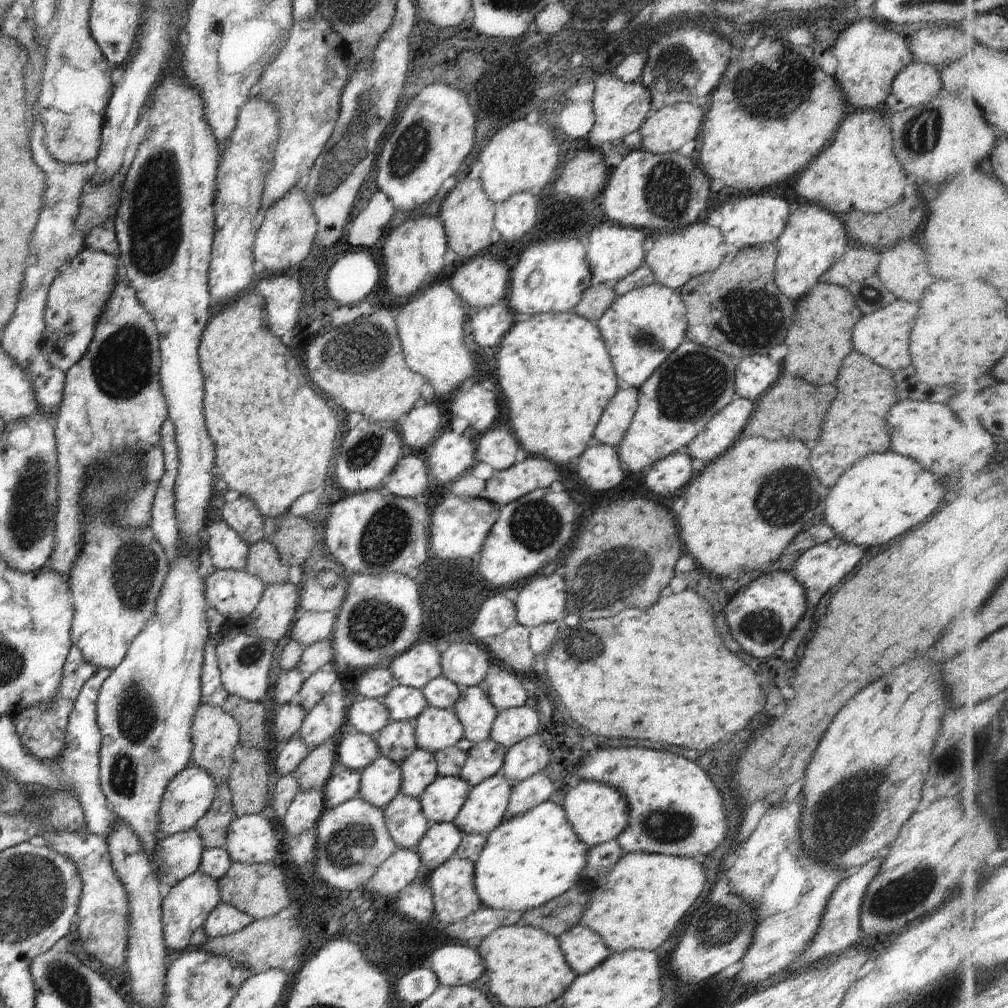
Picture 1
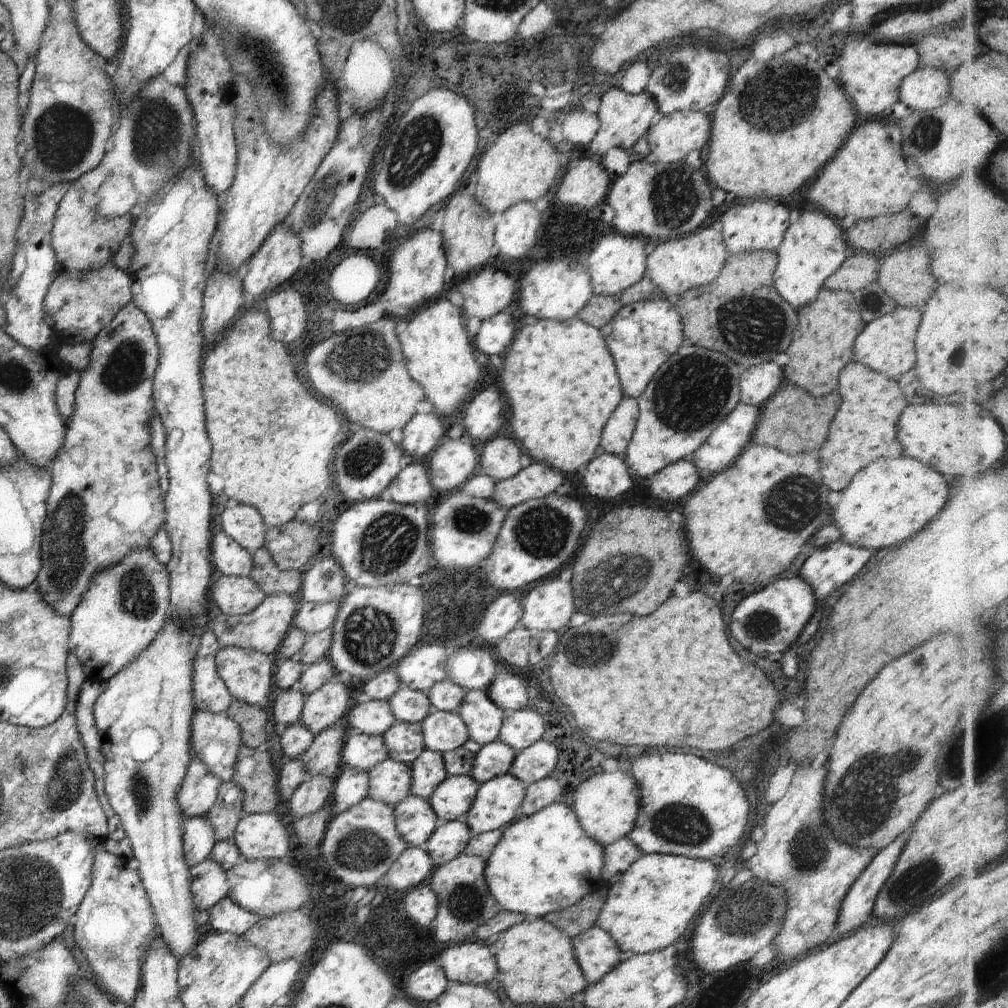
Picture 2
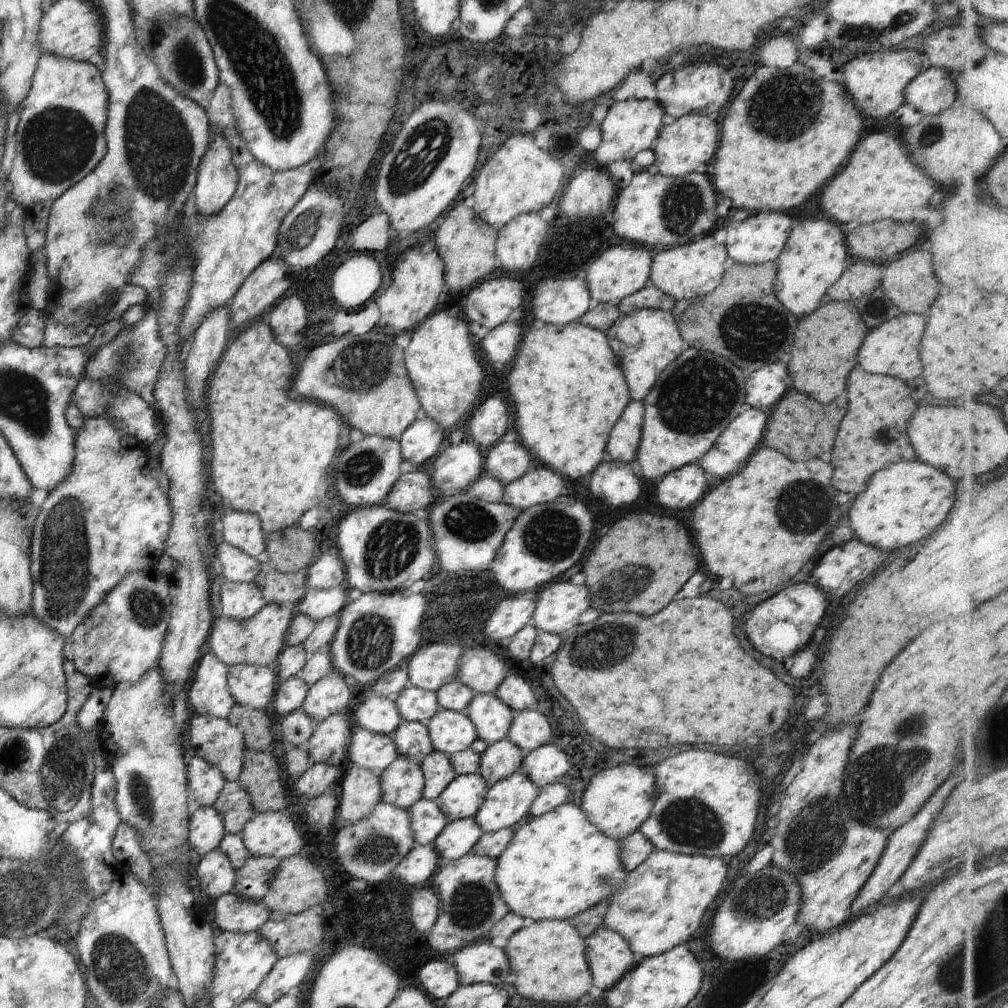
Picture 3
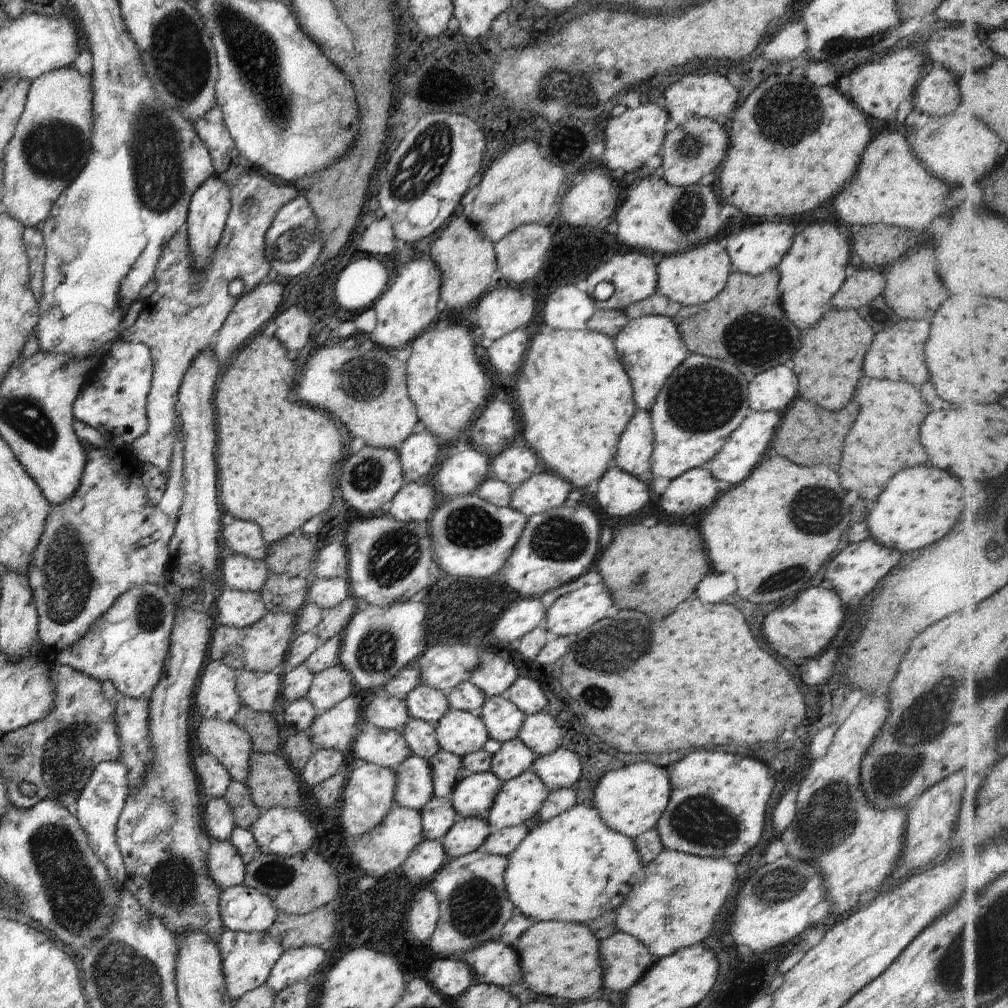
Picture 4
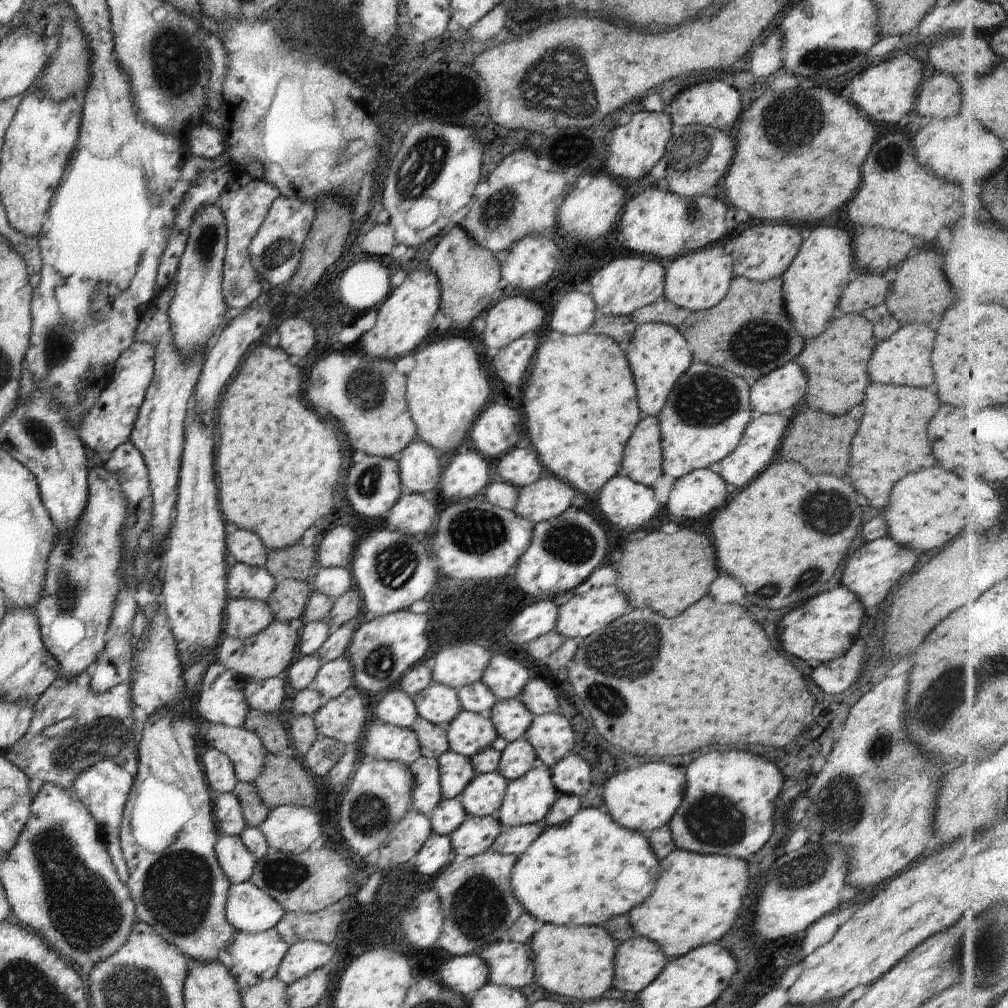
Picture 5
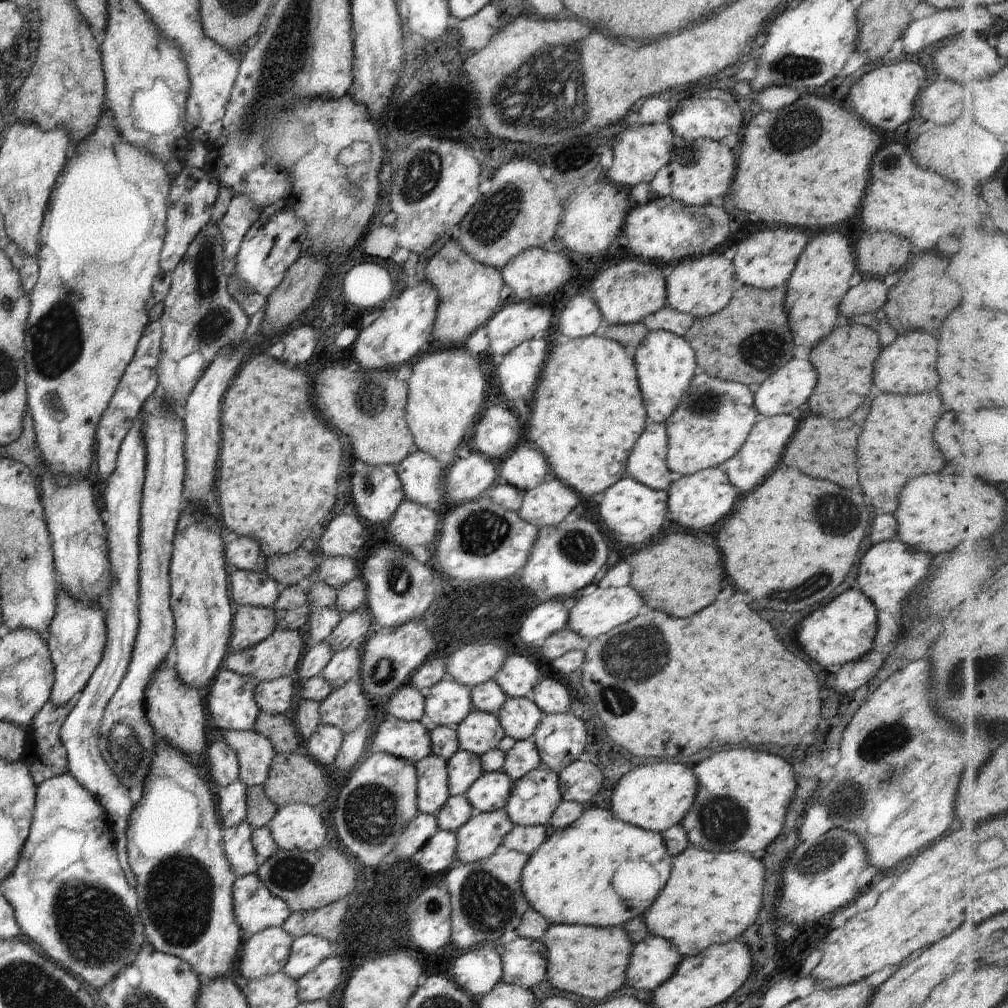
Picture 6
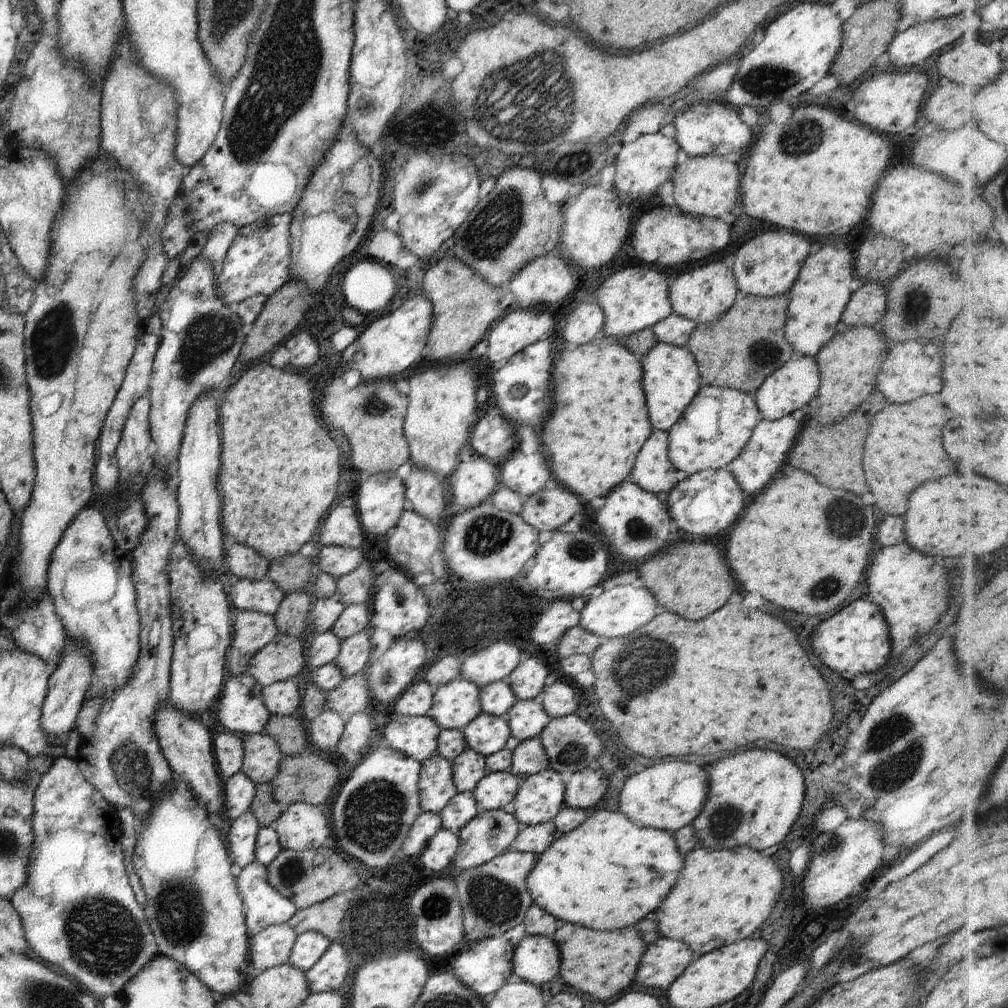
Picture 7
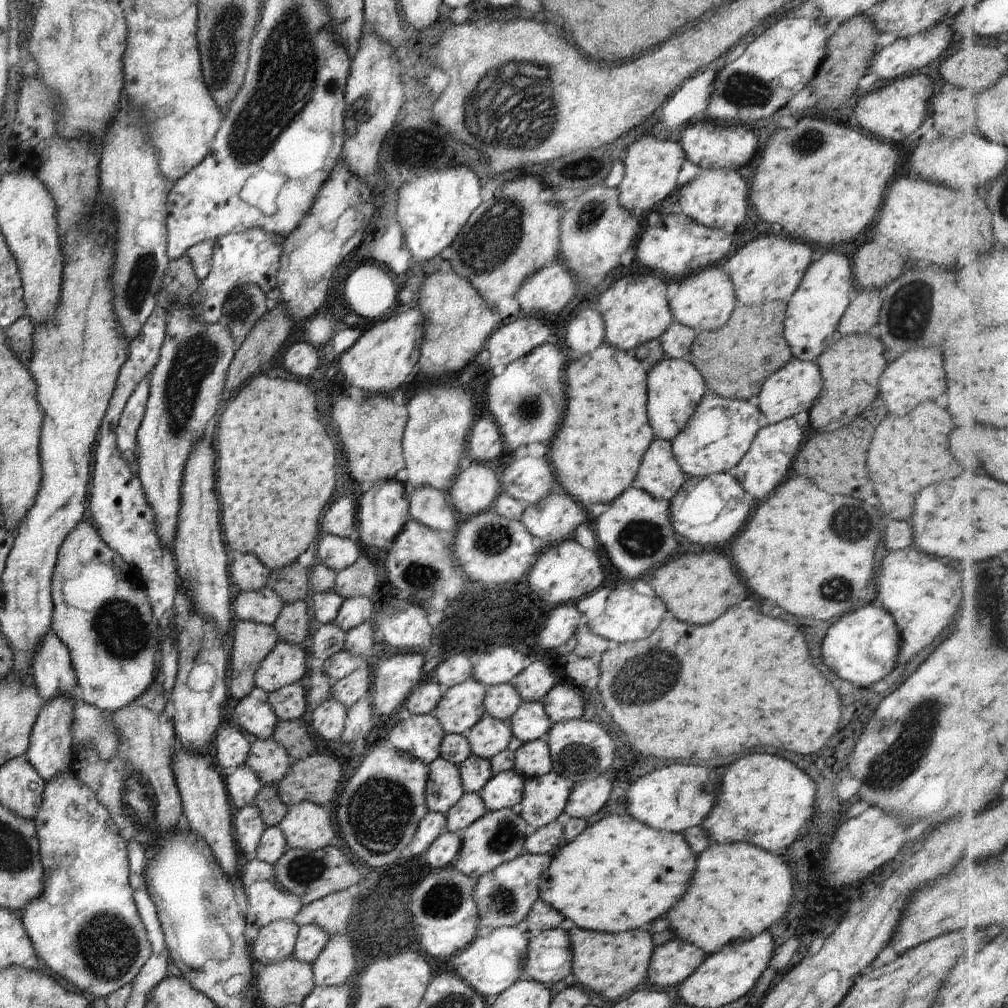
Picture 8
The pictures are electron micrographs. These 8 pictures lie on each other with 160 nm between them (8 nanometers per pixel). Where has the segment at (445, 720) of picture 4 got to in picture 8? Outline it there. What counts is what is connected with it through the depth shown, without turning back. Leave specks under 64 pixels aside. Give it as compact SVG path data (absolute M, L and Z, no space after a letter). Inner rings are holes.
M488 714L465 733L473 754L485 759L491 759L506 750L512 736L513 732L507 721L495 719Z

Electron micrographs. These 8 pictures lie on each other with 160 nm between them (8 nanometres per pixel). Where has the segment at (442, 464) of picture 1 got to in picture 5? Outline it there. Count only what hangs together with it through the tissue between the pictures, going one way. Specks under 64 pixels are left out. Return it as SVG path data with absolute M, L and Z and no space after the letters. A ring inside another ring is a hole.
M480 452L456 454L445 460L438 488L444 495L464 501L480 497L480 491L490 482L490 460Z

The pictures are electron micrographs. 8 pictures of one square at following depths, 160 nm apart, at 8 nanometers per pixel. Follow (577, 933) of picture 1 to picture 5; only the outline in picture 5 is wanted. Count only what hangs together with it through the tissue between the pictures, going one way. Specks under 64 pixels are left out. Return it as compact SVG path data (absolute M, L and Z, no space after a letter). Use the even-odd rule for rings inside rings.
M634 936L618 943L614 955L613 988L639 993L653 981L671 958L649 938Z

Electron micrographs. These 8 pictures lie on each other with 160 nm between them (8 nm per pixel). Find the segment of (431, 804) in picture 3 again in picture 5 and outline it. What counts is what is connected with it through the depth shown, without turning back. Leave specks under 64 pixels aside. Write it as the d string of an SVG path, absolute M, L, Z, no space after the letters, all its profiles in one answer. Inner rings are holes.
M442 799L434 807L429 819L434 833L448 836L467 819L467 815L458 799Z

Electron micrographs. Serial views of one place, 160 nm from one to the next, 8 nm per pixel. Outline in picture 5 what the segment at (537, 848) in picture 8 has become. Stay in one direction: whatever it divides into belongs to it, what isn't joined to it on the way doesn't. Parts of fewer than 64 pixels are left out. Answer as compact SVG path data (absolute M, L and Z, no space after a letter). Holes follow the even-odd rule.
M542 824L518 825L501 832L490 848L503 855L516 855L519 857L541 835Z

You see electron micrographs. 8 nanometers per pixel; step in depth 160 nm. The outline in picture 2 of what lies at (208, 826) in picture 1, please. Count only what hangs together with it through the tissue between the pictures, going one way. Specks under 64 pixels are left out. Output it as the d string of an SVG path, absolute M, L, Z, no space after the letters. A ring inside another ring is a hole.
M233 781L222 782L216 802L206 814L217 841L232 841L240 819L247 815L242 803L242 789Z

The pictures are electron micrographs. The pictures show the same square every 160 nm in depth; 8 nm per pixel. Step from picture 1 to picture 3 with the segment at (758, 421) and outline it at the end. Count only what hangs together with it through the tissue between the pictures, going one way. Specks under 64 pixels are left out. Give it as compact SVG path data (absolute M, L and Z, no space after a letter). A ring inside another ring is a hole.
M791 388L768 410L769 419L762 447L777 450L793 461L821 458L830 462L837 430L847 413L848 405L847 399L840 397L828 404L822 404L807 394Z

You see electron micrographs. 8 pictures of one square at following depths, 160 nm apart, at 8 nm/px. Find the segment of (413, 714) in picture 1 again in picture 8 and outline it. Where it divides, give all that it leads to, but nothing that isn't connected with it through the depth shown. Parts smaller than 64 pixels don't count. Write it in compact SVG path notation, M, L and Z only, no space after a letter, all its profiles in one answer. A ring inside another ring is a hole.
M472 678L465 680L450 687L430 714L440 721L446 733L465 734L486 714L483 700L487 688L488 686Z

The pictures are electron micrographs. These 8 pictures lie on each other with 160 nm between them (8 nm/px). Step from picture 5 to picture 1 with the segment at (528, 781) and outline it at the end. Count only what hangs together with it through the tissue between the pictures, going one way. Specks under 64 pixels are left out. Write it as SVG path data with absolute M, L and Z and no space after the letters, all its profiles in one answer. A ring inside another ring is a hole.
M500 770L470 789L453 823L466 835L492 832L502 824L511 790Z

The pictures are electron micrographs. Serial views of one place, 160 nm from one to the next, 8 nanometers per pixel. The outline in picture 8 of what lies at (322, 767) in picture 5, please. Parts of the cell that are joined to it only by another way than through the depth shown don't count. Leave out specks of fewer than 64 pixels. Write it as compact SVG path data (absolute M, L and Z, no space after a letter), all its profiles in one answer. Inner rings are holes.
M328 698L315 710L309 712L307 719L310 728L318 732L324 740L340 740L345 727L347 708L338 701Z

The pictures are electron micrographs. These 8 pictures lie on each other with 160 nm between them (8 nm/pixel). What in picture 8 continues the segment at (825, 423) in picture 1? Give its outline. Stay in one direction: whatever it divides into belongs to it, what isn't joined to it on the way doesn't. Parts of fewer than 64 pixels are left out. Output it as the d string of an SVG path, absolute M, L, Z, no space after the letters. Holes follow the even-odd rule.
M924 401L906 416L886 418L876 428L867 452L867 467L875 495L878 496L878 508L888 520L910 520L914 512L914 498L910 496L916 496L928 484L962 474L962 468L948 452L948 434L954 430L954 422L952 416L940 406L944 406L942 401L938 404L936 401Z

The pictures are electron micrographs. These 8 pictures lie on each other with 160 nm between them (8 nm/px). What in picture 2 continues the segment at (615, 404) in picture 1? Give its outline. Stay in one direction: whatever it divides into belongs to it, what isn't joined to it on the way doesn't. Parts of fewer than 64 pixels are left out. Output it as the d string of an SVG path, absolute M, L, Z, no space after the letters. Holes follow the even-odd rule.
M624 394L601 432L600 446L605 453L623 457L639 415L637 399Z

